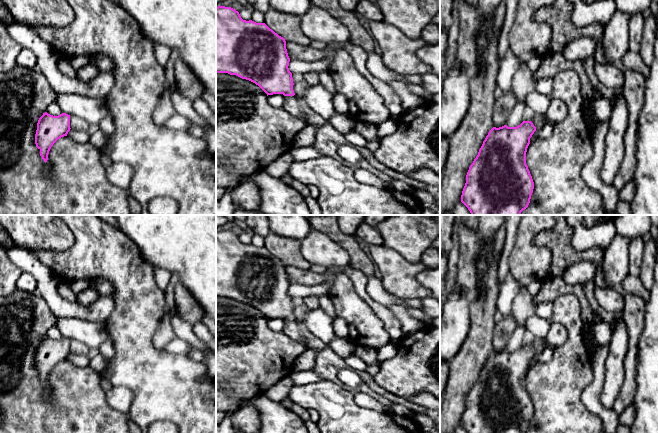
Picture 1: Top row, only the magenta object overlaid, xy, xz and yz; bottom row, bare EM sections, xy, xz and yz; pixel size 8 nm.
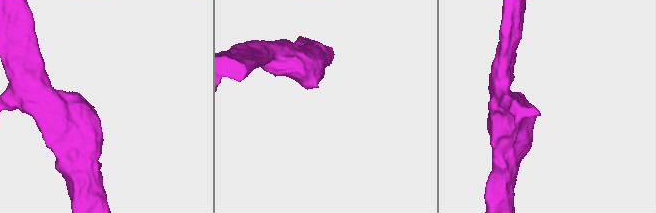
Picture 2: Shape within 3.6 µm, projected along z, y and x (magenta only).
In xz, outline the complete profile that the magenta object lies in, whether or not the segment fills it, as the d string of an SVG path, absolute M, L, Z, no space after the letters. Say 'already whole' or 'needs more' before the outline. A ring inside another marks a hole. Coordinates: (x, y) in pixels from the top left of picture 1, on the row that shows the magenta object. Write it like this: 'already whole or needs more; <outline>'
needs more; M216 7L216 73L228 73L258 85L266 94L283 94L283 108L308 119L293 90L286 41L265 23L243 20L231 7Z

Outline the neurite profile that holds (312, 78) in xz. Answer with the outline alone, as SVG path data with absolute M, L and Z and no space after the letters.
M310 72L303 74L304 80L309 85L318 85L320 83L319 73Z

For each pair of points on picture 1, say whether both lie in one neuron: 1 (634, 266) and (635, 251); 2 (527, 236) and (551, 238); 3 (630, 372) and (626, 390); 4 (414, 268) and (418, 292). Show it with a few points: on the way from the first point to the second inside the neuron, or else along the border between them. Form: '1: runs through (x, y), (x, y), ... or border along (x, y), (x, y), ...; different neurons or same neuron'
1: runs through (635, 262), (635, 255); same neuron
2: border along (555, 225), (542, 230), (533, 239); different neurons
3: runs through (629, 376), (629, 386); same neuron
4: runs through (412, 274), (412, 286); same neuron

